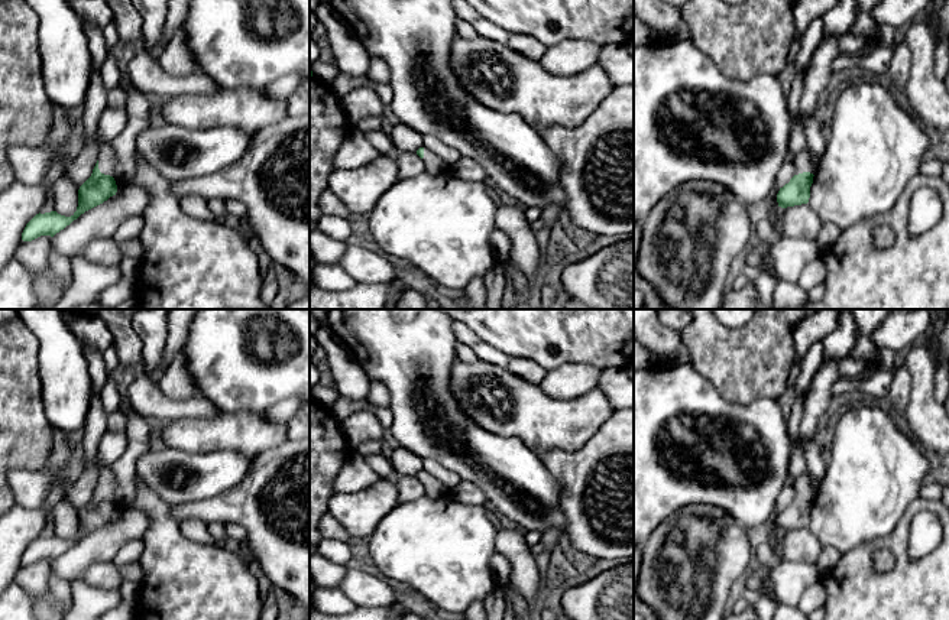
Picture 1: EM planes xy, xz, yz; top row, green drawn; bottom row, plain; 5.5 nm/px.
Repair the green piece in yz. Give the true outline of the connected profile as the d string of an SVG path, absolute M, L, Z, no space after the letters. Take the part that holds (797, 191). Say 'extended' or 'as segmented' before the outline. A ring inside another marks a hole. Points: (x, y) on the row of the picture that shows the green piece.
extended | M804 147L796 156L796 175L790 179L788 184L780 188L777 194L778 207L787 208L807 204L816 171L817 166L813 162L813 153Z

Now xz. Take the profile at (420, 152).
extended | M420 147L417 155L422 159L425 172L437 175L448 168L438 156L435 156L430 149Z

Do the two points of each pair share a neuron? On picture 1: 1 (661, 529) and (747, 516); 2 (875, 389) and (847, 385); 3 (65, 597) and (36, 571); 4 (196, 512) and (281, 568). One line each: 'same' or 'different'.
1: different
2: same
3: different
4: same

